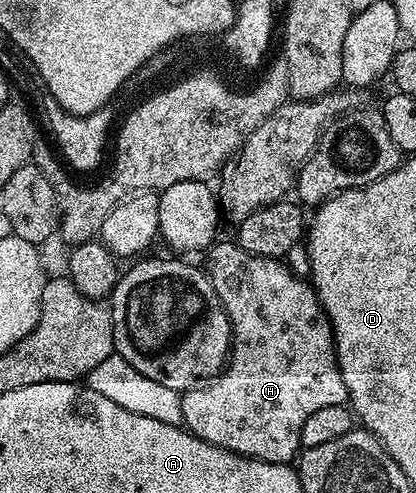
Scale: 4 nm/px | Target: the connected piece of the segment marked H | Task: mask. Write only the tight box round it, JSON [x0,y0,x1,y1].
[181,241,347,464]

